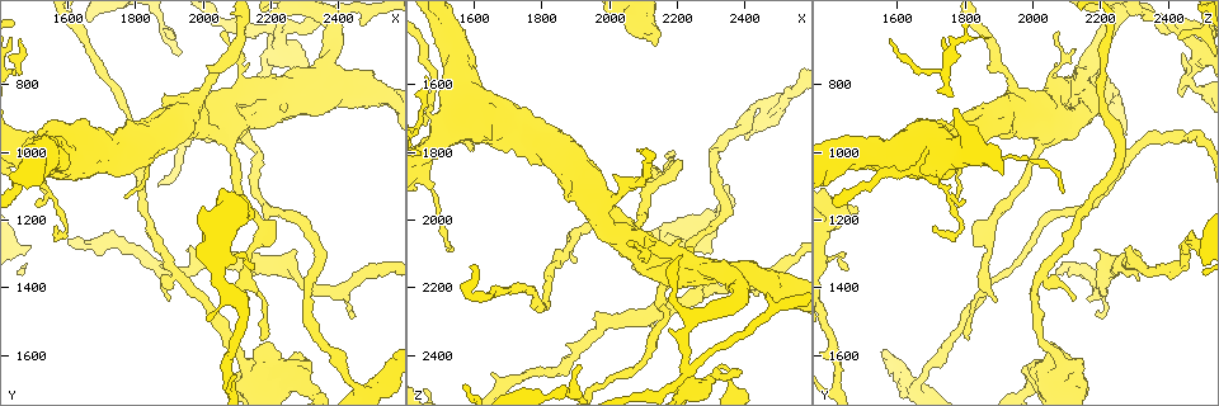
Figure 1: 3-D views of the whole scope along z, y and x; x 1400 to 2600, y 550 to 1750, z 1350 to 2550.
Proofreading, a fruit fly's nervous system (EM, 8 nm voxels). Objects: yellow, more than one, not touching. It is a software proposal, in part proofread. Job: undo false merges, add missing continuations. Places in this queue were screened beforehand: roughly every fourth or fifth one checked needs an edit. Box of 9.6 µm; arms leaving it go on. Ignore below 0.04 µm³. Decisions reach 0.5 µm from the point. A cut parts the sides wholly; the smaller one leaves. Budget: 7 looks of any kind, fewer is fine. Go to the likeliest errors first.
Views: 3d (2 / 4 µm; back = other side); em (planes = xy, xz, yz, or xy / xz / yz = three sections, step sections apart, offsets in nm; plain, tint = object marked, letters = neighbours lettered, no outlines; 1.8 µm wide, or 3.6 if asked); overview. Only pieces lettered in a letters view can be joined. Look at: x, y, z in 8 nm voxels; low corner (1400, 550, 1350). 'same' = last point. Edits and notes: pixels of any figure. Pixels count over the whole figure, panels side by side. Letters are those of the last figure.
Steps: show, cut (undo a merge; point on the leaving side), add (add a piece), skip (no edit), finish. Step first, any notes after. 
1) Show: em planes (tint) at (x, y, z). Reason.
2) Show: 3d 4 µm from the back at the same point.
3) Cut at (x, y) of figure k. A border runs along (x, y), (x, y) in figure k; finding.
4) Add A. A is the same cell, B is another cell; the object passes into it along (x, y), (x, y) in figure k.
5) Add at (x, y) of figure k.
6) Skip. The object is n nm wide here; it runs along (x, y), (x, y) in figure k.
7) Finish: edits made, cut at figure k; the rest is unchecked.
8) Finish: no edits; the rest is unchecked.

Show: 3d 4 µm from the back at (1490, 1010, 1680). Sharp bend.

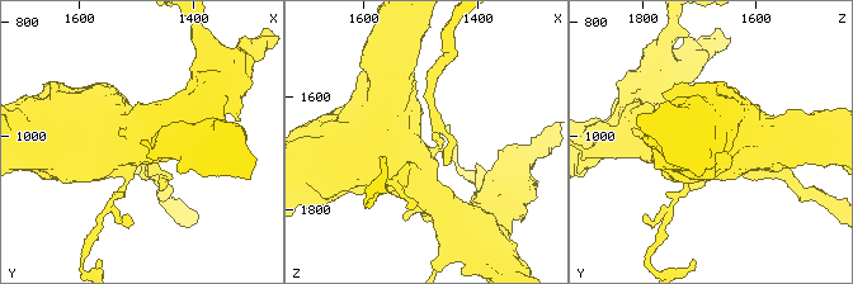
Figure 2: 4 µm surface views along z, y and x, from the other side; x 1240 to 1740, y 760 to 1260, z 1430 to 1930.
Show: em 3.6 µm planes (letters) at the same point. Need the tissue.

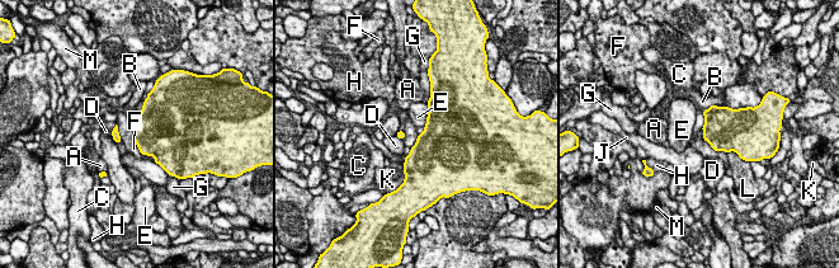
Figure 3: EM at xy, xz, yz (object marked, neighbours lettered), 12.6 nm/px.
Cut at (713, 108) of figure 3. The longest contact is with F, 360 nm; A, B, C, D, E, F, G, H, J, K, L and M are other cells; a border runs along (708, 108), (711, 111), (719, 109) in figure 3; a second neuron is stuck on.

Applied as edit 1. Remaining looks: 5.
Show: overview.

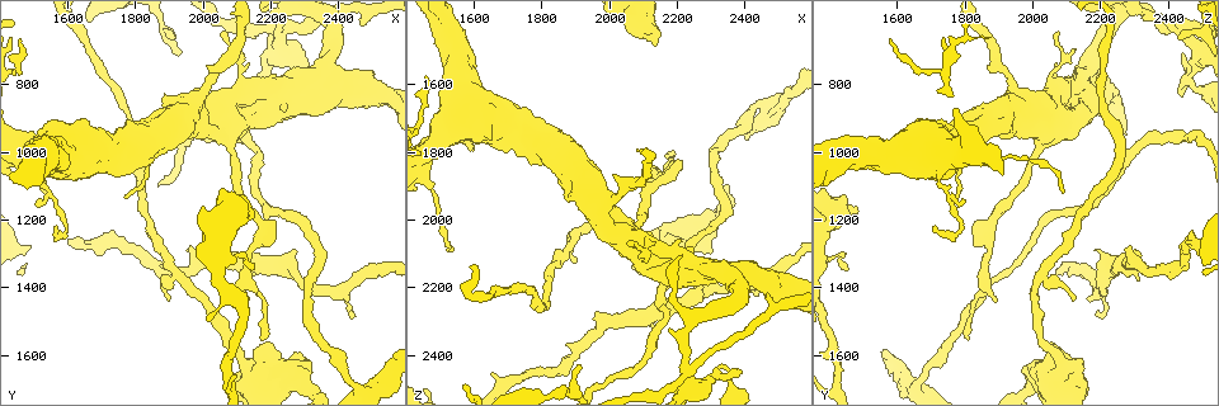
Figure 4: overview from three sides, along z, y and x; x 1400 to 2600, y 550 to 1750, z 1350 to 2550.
Show: em planes (letters) at (2130, 1170, 1480). Stops while still wide.

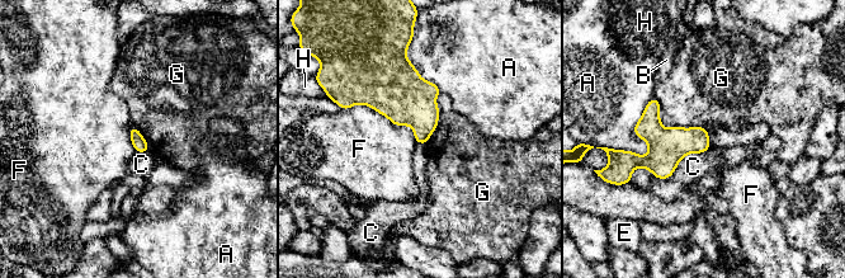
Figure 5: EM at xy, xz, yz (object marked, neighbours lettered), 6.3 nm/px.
Skip. A, B, C, E, F, G and H are other cells; a border runs along (341, 108), (367, 104), (409, 127) in figure 5; no lettered piece goes on from it.

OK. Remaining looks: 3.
Show: em 3.6 µm xz step 4 (tint) at (2220, 830, 2130). Two arms in line, one across.

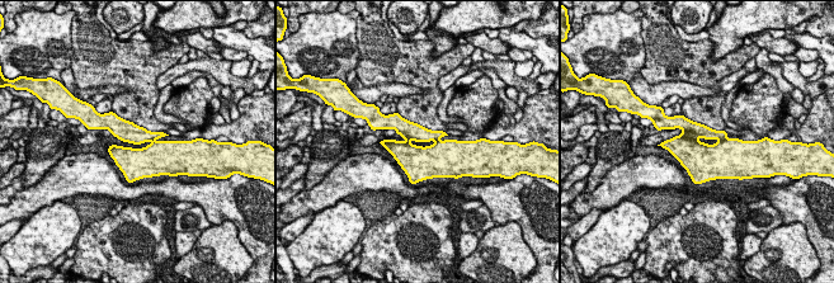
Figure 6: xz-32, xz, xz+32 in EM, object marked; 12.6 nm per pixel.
Show: em 3.6 µm yz step 8 (letters) at the same point. Another direction.

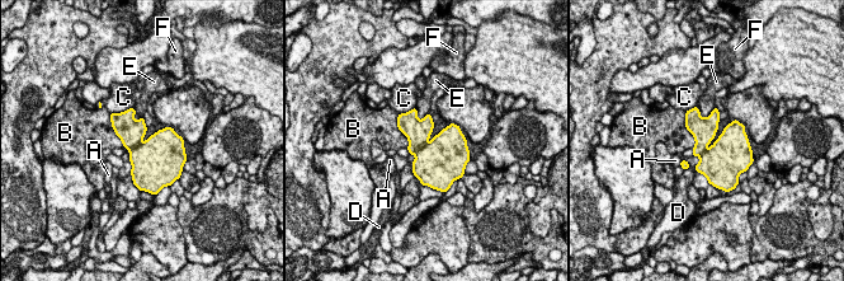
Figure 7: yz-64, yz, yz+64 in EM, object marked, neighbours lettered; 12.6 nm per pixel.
Skip. A, B, C, D, E and F are other cells; a border runs along (684, 112), (693, 148) in figure 7; continuous, no second neuron.

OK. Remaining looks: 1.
Finish: edits made, cut at figure 3; the rest is unchecked.

